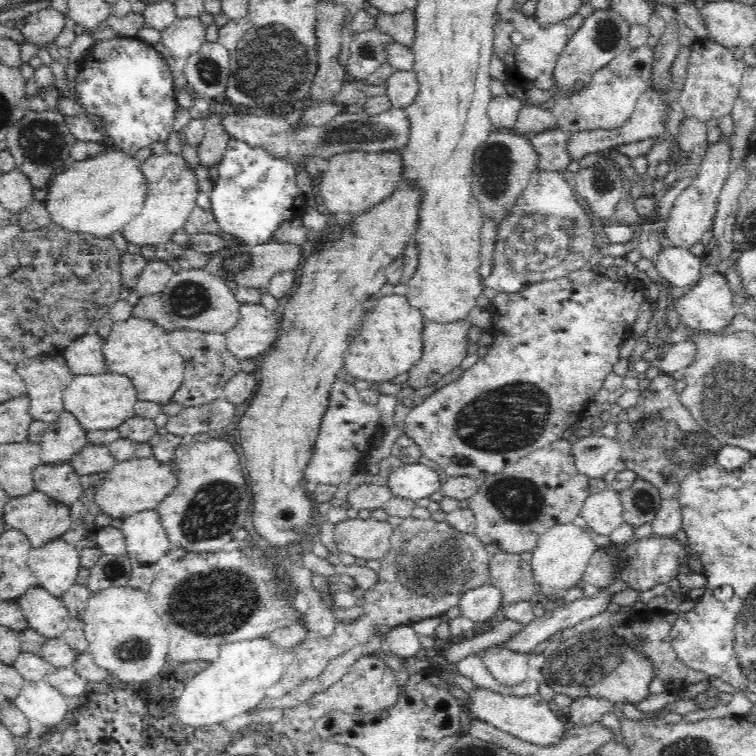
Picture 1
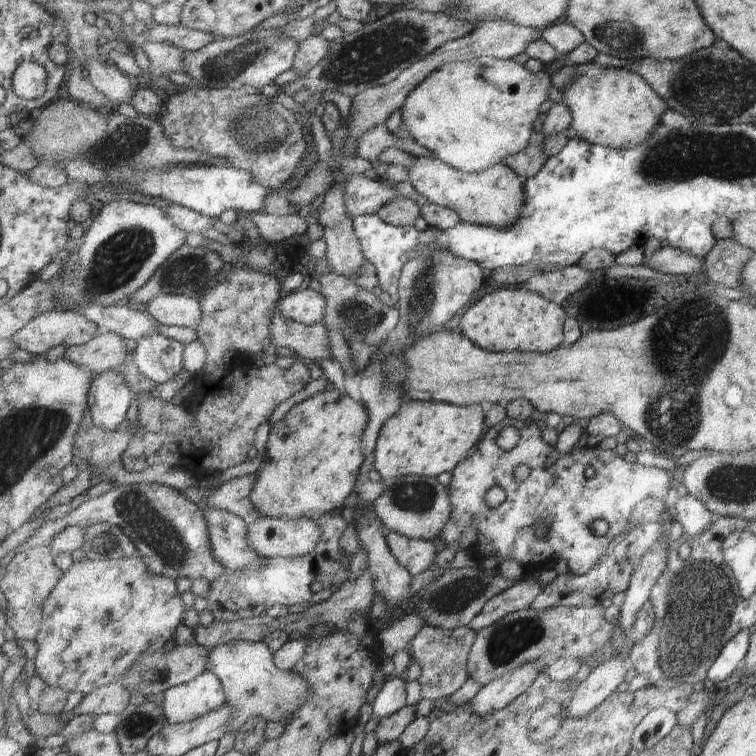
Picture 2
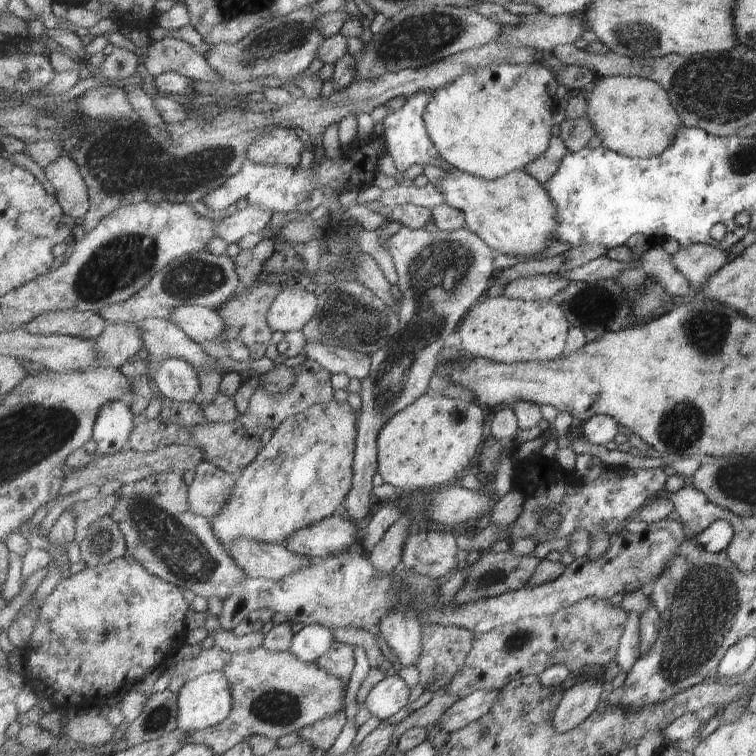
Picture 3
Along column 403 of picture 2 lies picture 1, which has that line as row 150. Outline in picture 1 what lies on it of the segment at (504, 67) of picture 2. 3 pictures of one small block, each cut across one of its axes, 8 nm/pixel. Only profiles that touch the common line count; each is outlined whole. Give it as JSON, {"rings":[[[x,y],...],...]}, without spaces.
{"rings":[[[106,145],[105,151],[94,158],[75,161],[68,168],[57,174],[50,185],[49,192],[43,201],[46,212],[50,213],[52,223],[73,233],[86,233],[96,238],[110,238],[112,232],[122,230],[133,221],[143,209],[146,200],[146,181],[143,180],[140,161],[122,149]]]}

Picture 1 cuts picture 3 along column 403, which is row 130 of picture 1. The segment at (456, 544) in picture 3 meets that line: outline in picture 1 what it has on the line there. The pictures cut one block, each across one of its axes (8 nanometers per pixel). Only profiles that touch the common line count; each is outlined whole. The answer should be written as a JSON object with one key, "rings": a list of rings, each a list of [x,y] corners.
{"rings":[[[552,129],[538,134],[528,133],[528,140],[539,156],[537,169],[546,173],[565,173],[570,164],[566,153],[566,138],[570,133],[562,129]]]}

